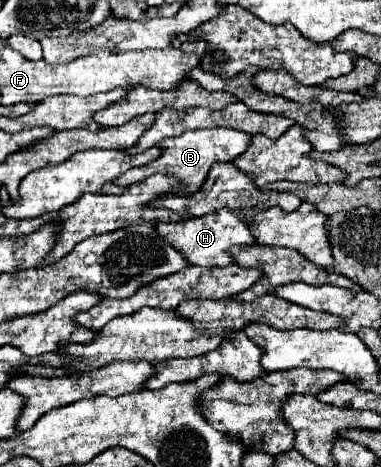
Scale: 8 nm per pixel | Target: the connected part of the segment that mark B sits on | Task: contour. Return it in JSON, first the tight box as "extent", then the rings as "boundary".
{"extent":[119,128,251,194],"boundary":[[[213,128],[213,130],[195,130],[195,132],[185,132],[183,136],[179,138],[169,138],[169,140],[163,140],[163,144],[157,144],[159,148],[163,148],[163,154],[149,162],[147,166],[141,166],[141,168],[133,168],[131,172],[125,172],[123,176],[119,176],[119,184],[135,184],[135,182],[141,182],[145,180],[147,176],[151,174],[173,174],[173,176],[179,176],[179,180],[183,180],[185,188],[179,192],[179,194],[191,194],[191,192],[197,192],[203,182],[207,180],[207,172],[211,170],[211,166],[215,162],[227,162],[227,160],[235,160],[239,154],[243,154],[249,144],[251,144],[251,134],[247,132],[239,132],[239,130],[227,130],[227,128]]]}

